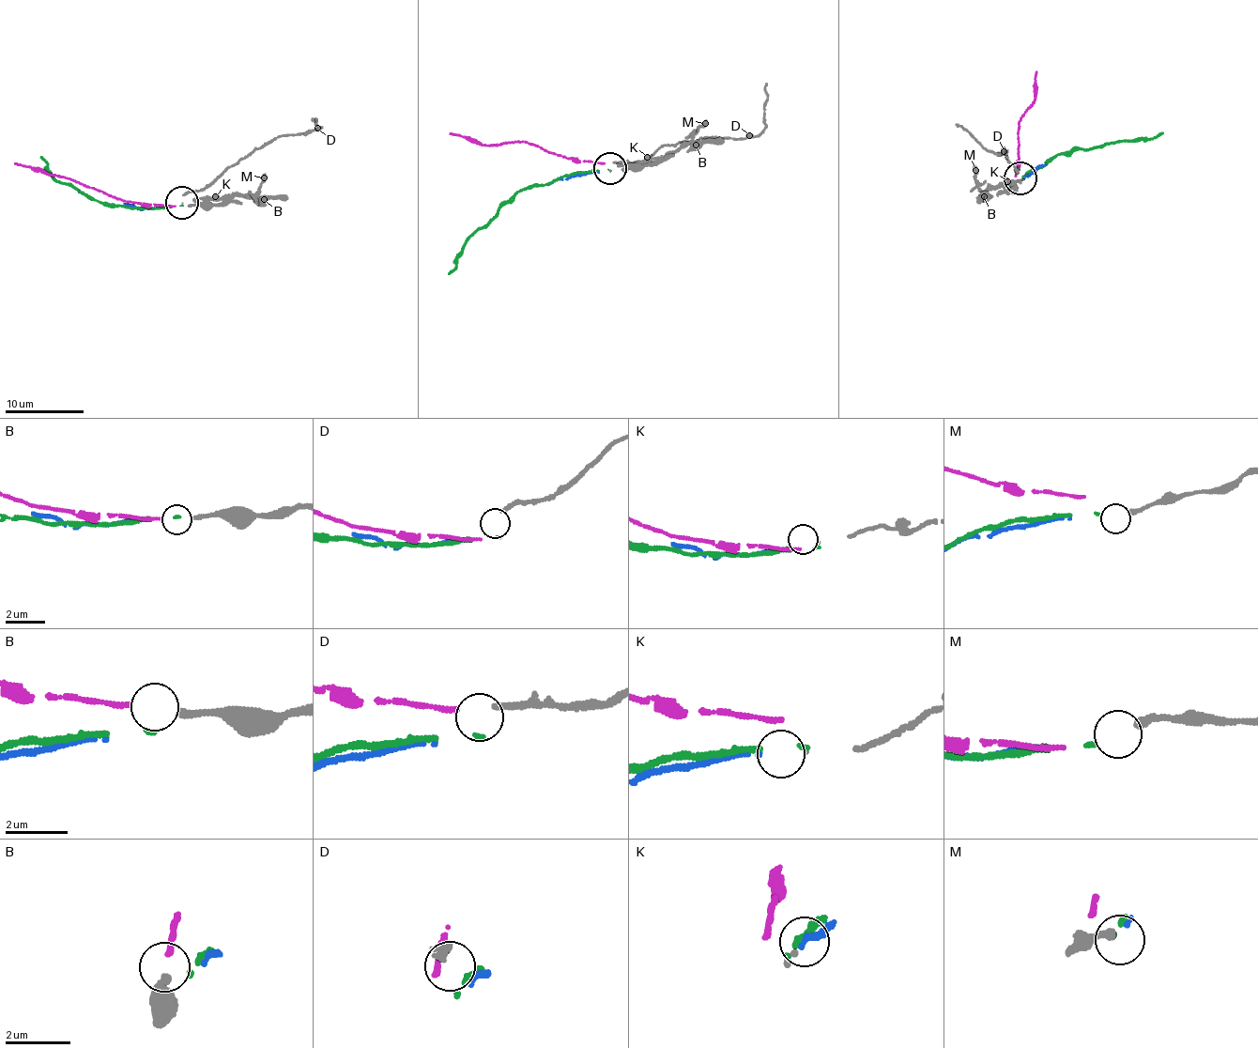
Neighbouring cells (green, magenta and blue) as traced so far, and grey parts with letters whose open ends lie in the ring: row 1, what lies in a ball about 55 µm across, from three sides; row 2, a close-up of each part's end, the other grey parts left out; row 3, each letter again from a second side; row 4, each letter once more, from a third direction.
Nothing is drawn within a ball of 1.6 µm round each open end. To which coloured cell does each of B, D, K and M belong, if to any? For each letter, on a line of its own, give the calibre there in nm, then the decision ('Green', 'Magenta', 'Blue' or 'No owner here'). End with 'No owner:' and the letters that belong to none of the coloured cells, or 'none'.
B: Thickness 200 nm. No owner here
D: Thickness 200 nm. No owner here
K: Thickness 80 nm. Blue
M: Thickness 240 nm. No owner here
No owner: B, D, M

